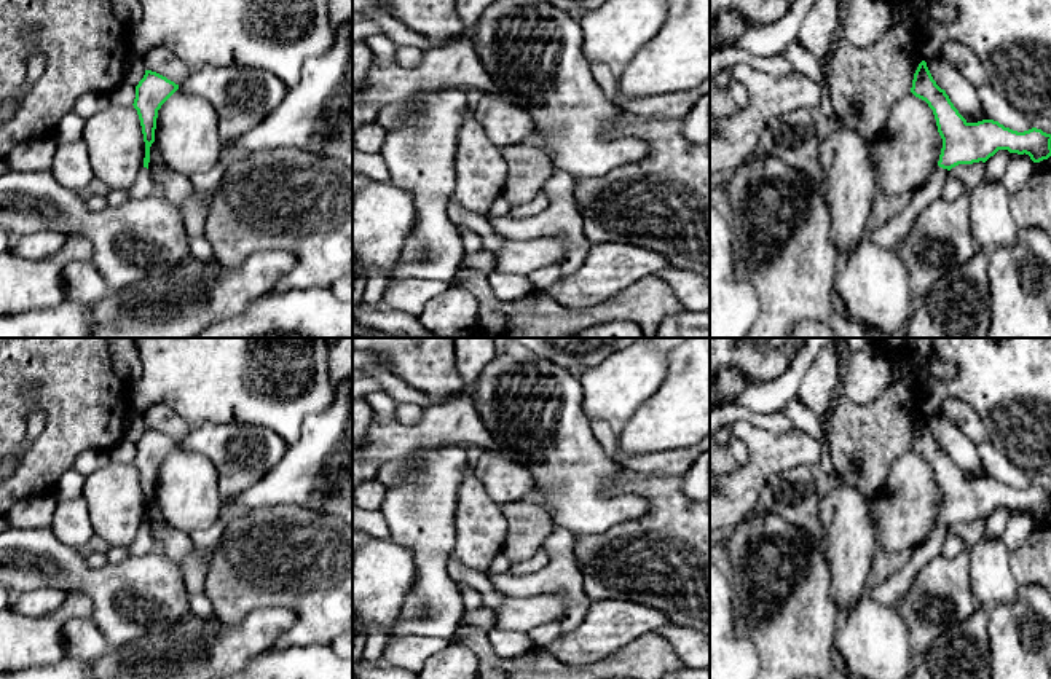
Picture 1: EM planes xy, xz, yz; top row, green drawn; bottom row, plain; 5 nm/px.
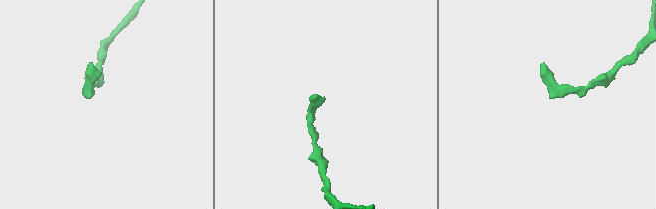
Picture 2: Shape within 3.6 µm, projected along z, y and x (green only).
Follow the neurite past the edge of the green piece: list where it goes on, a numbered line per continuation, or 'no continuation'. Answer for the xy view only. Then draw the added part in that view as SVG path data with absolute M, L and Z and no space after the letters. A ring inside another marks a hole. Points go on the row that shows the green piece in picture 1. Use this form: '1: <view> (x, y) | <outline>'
1: xy (144, 185) | M142 167L140 172L137 174L136 182L129 188L128 202L140 201L158 193L159 193L158 183L152 177L150 171L147 167Z

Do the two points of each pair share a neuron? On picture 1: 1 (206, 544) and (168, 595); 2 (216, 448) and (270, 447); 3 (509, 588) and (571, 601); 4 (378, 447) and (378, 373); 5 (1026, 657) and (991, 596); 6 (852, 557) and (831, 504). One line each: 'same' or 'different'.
1: different
2: same
3: same
4: different
5: different
6: same

